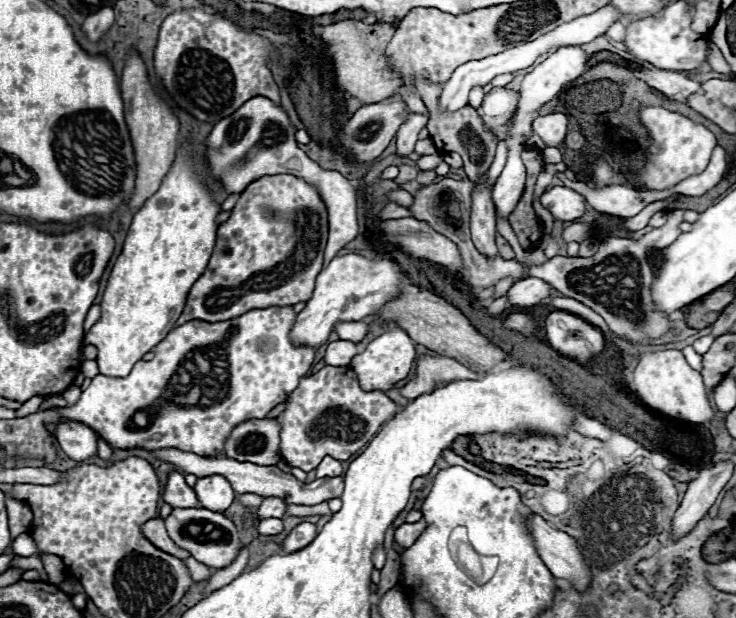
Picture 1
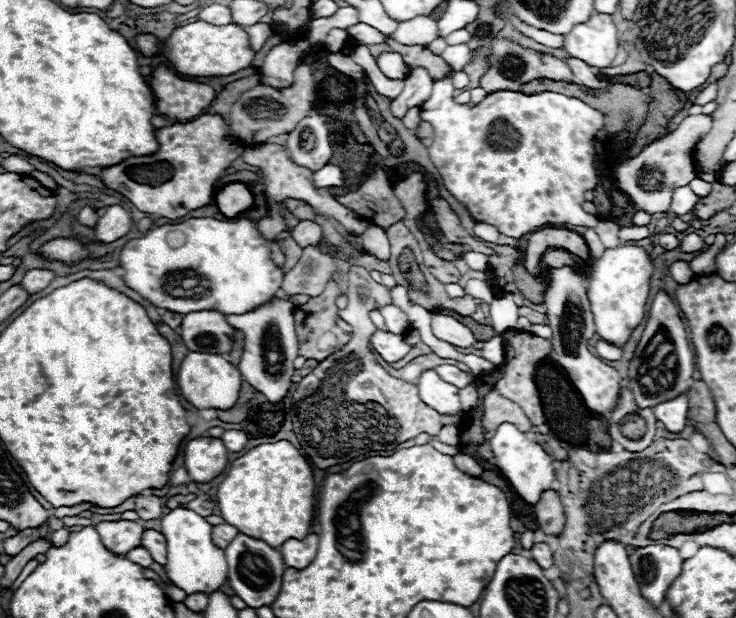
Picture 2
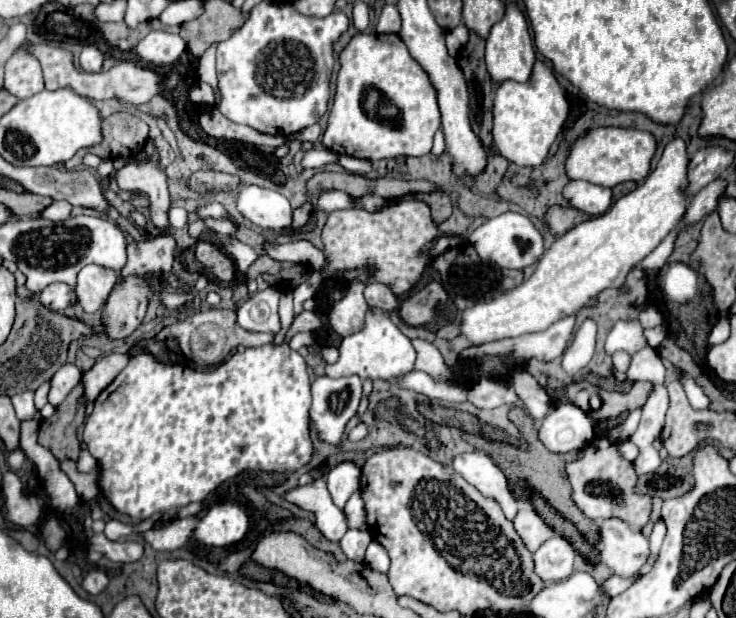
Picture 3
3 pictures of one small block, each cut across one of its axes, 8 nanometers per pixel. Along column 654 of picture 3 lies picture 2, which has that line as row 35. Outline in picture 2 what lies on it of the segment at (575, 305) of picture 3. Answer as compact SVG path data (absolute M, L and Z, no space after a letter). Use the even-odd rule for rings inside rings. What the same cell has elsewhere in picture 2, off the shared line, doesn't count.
M192 22L186 26L174 28L174 32L166 38L166 52L164 58L172 70L180 76L200 78L200 76L228 76L234 74L254 60L254 50L250 48L248 34L238 24L214 26L208 22Z

